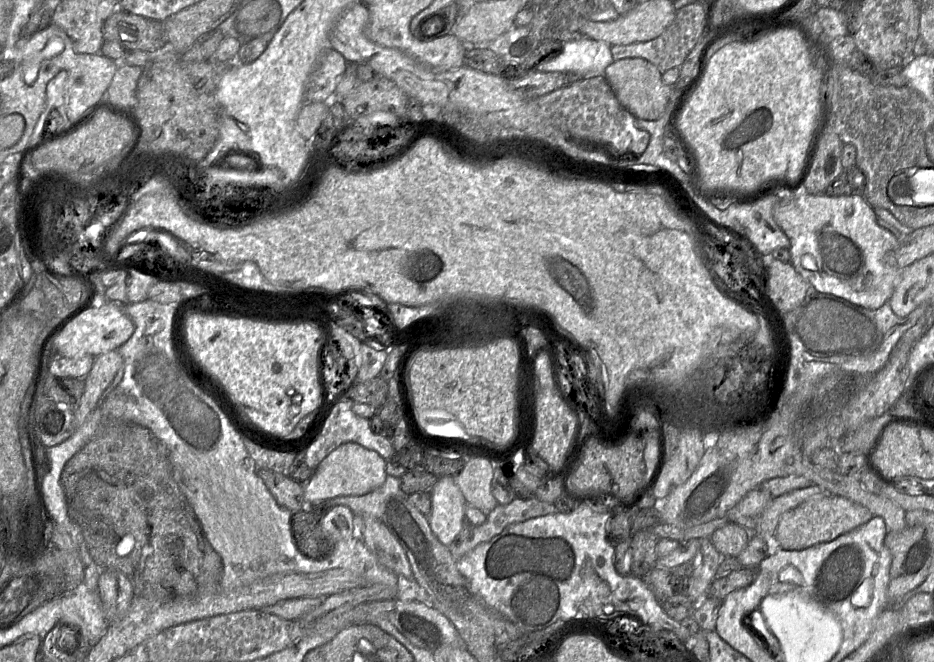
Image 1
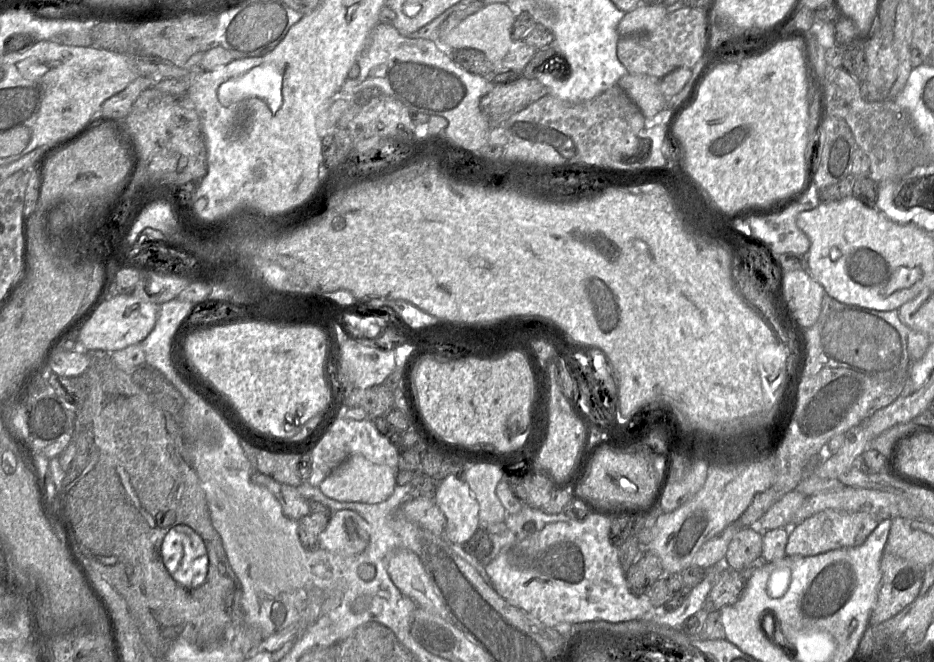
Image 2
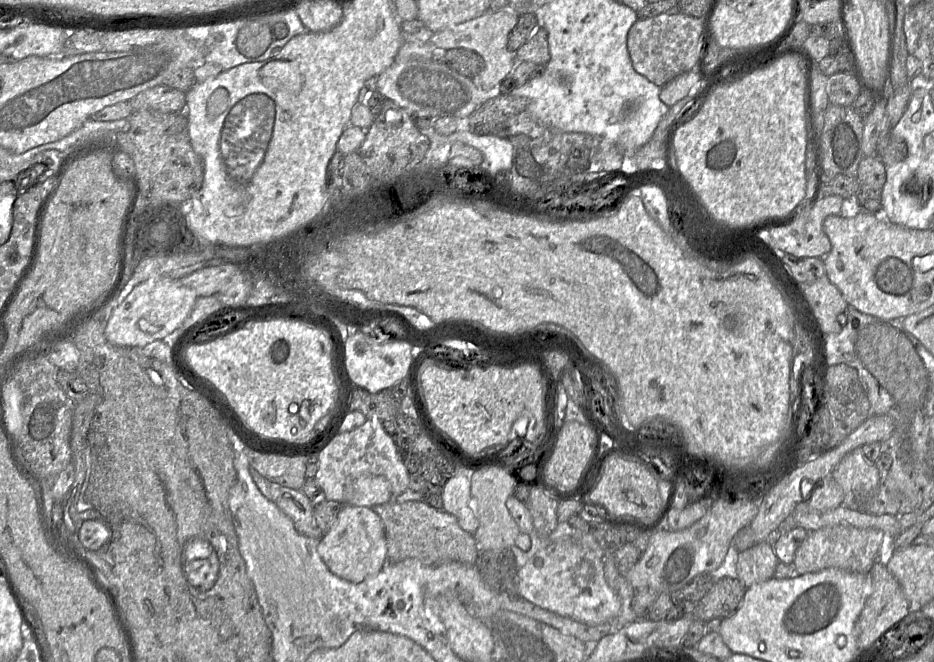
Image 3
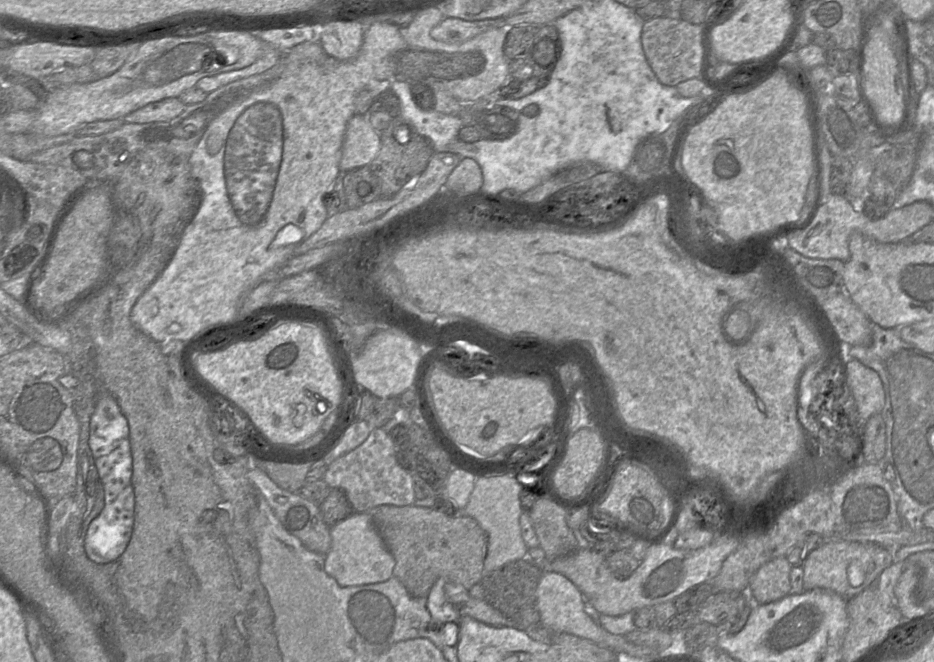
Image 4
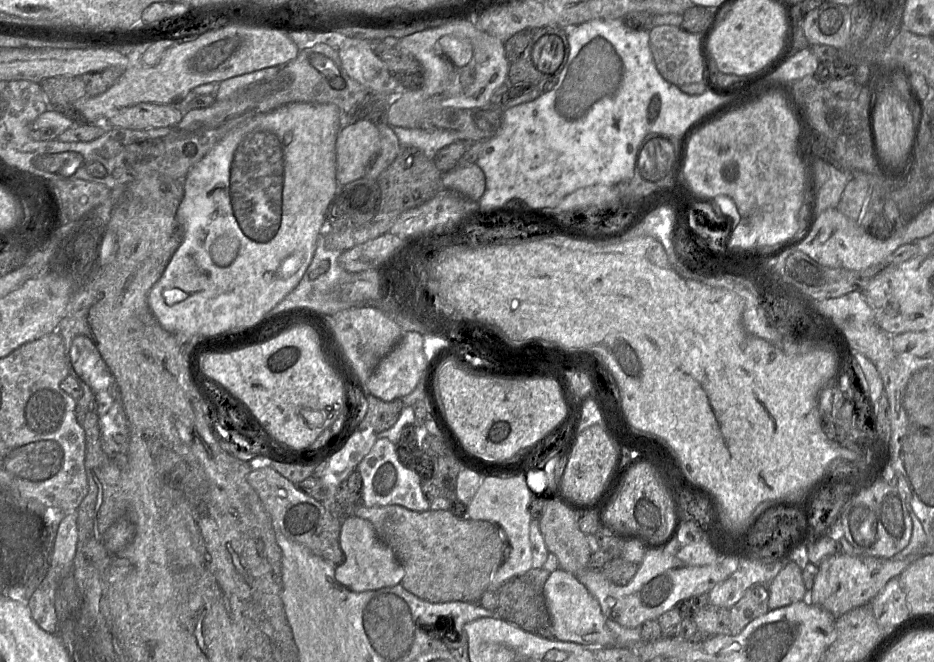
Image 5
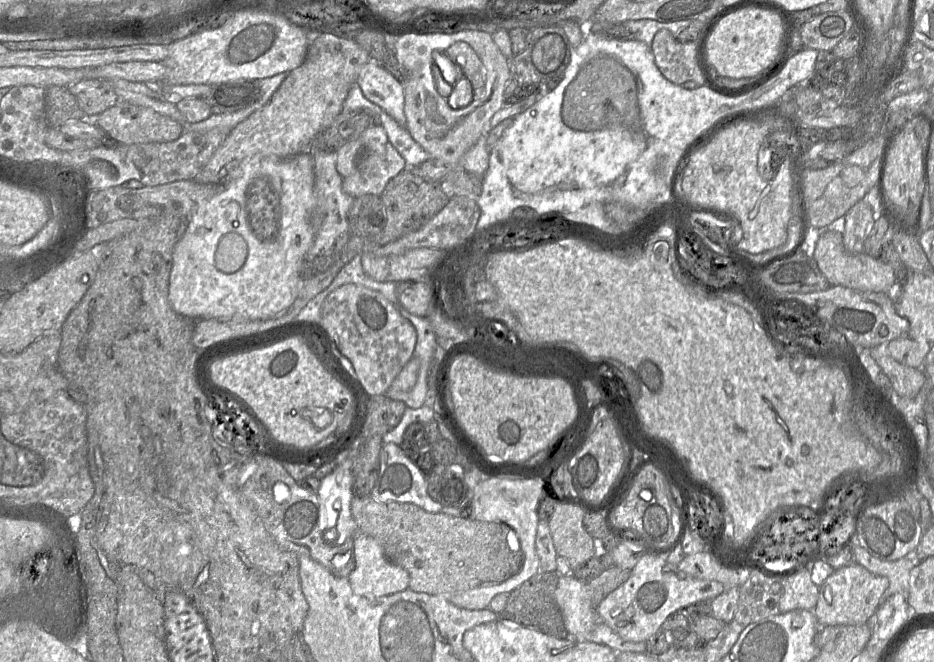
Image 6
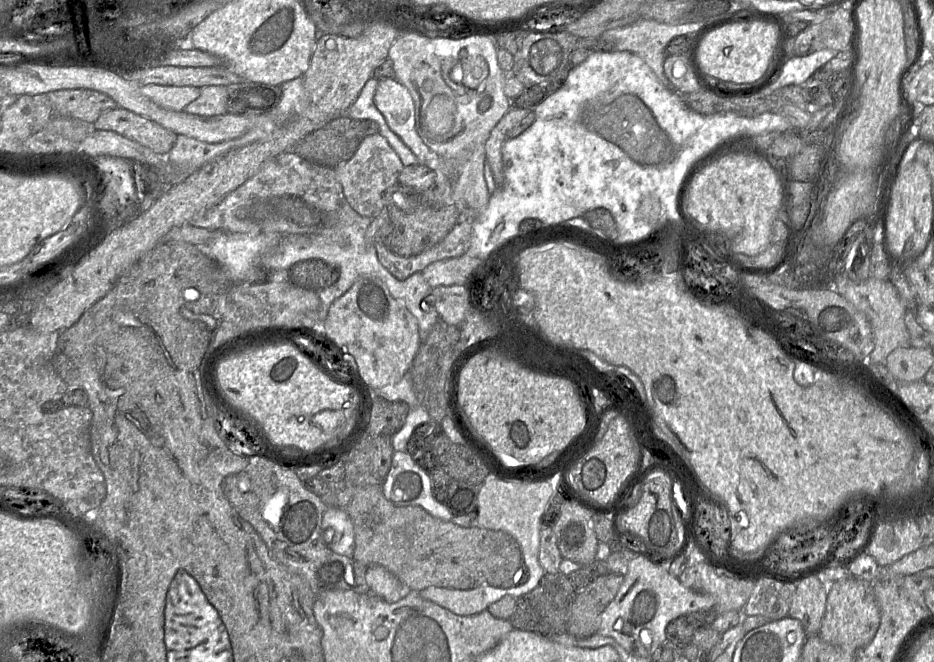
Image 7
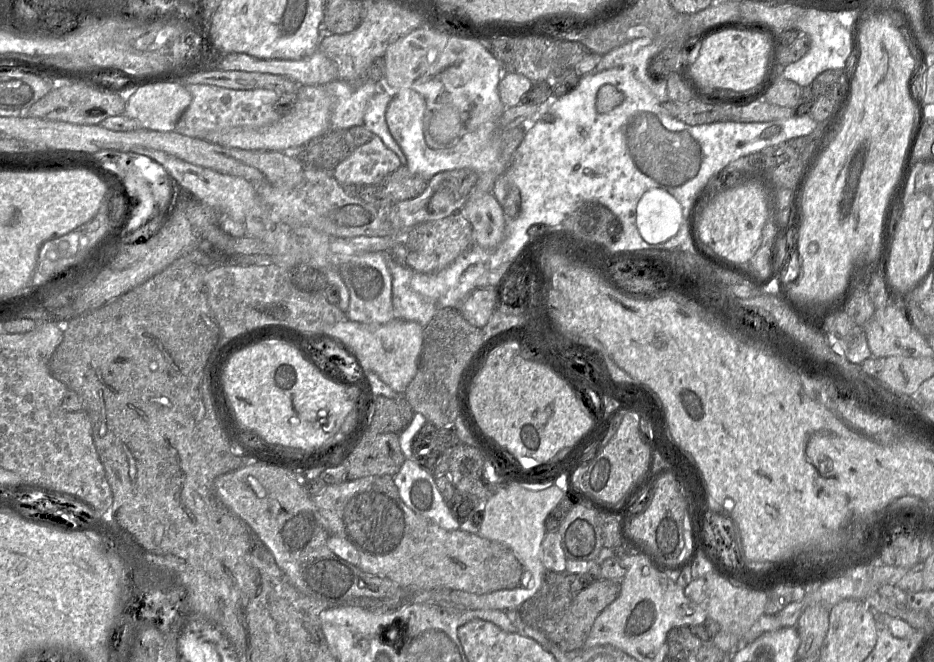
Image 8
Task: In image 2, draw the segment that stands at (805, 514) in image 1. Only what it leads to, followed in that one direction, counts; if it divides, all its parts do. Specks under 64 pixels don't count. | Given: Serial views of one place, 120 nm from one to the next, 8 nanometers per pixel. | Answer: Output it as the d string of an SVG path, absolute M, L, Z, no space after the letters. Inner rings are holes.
M820 511L793 528L787 541L786 556L807 557L831 550L860 546L874 531L880 521L882 520L877 520L864 512Z

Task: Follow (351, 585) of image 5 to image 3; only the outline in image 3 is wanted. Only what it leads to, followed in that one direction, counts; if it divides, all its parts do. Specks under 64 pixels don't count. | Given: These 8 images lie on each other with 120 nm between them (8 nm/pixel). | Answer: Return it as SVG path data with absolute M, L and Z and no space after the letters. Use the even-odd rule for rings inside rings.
M344 505L331 529L319 539L318 553L329 570L346 581L360 583L377 575L388 561L381 518L371 507Z

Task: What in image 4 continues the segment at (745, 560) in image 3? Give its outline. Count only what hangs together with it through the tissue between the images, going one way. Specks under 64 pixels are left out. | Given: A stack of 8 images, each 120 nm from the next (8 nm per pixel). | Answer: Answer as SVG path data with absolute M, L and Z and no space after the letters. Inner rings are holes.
M785 556L763 564L750 581L750 591L756 602L775 602L791 594L790 571L792 564Z

